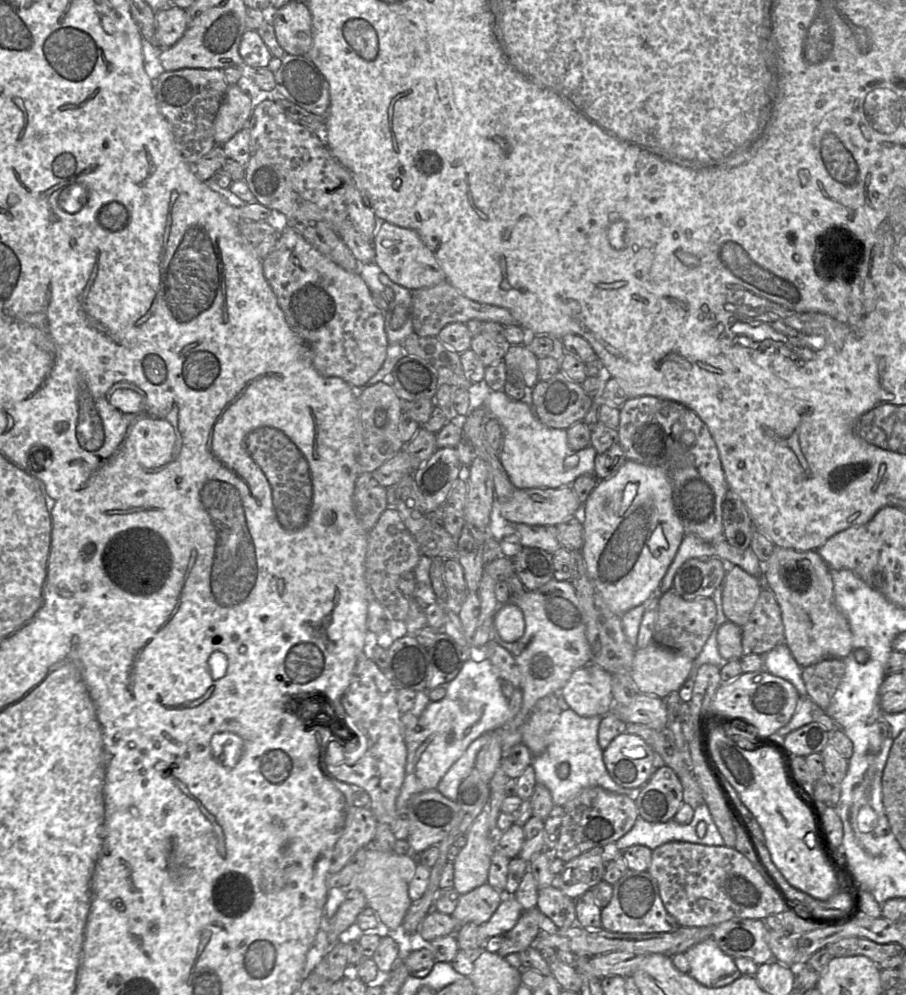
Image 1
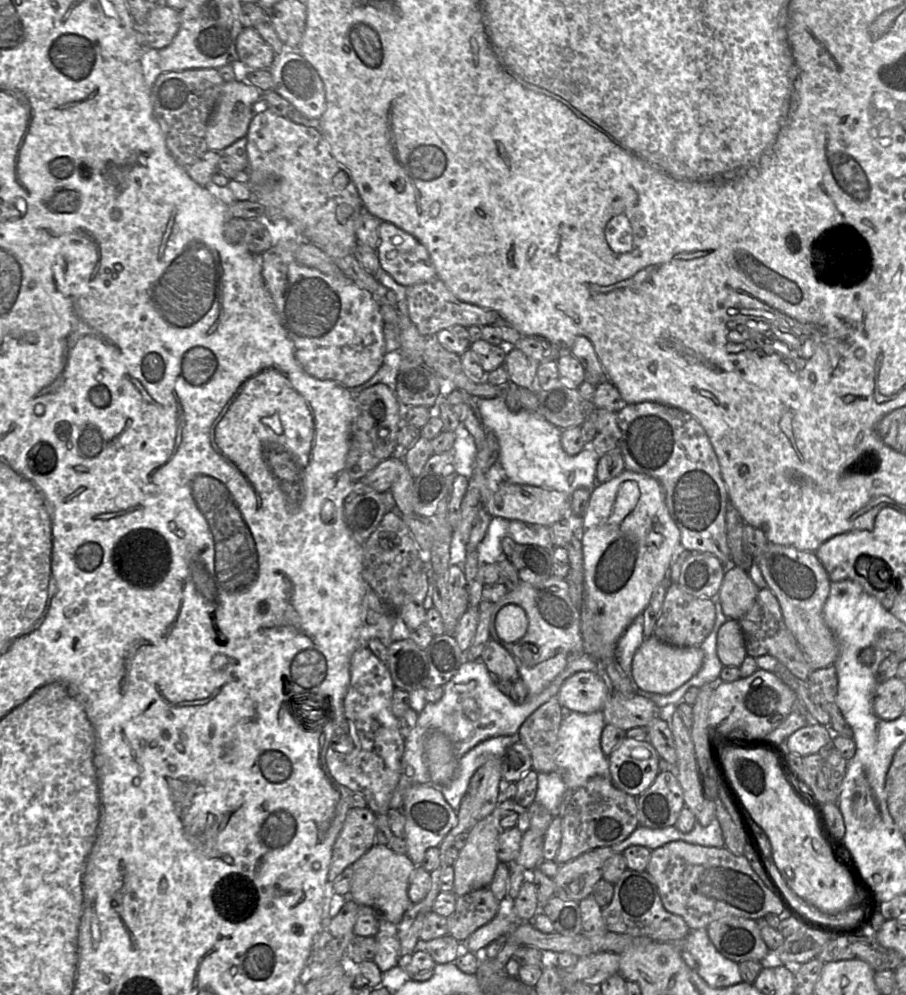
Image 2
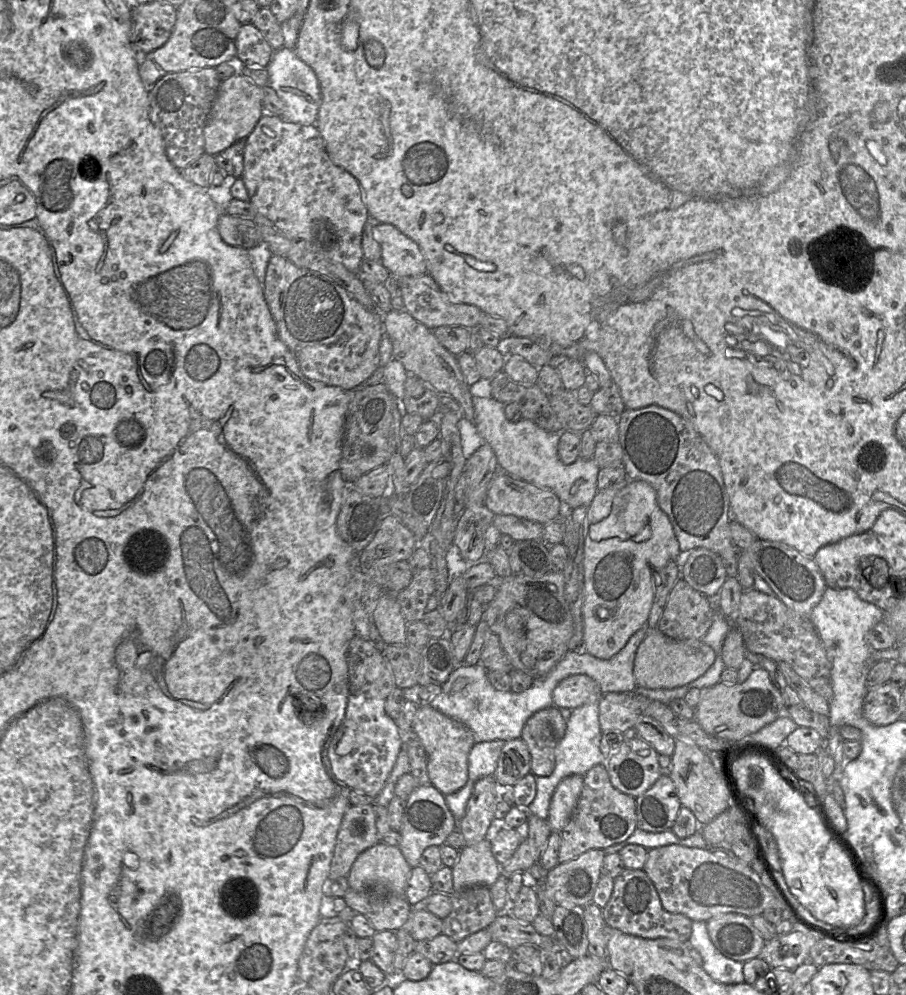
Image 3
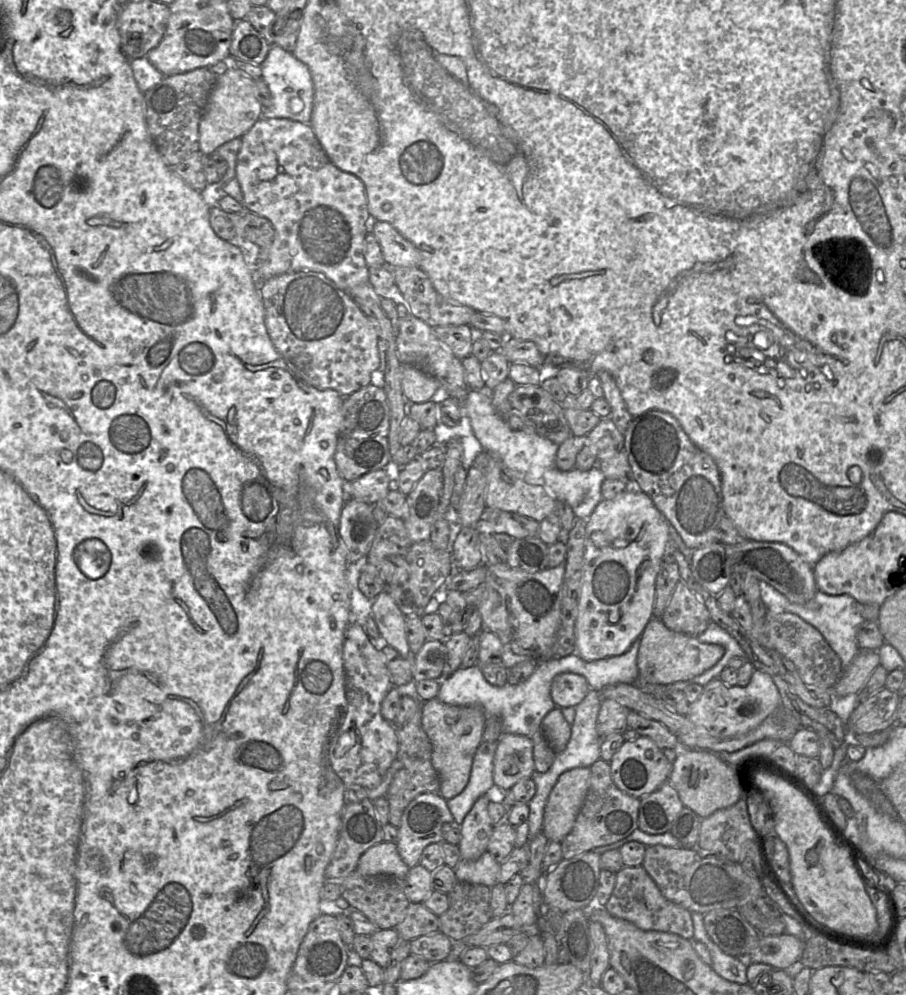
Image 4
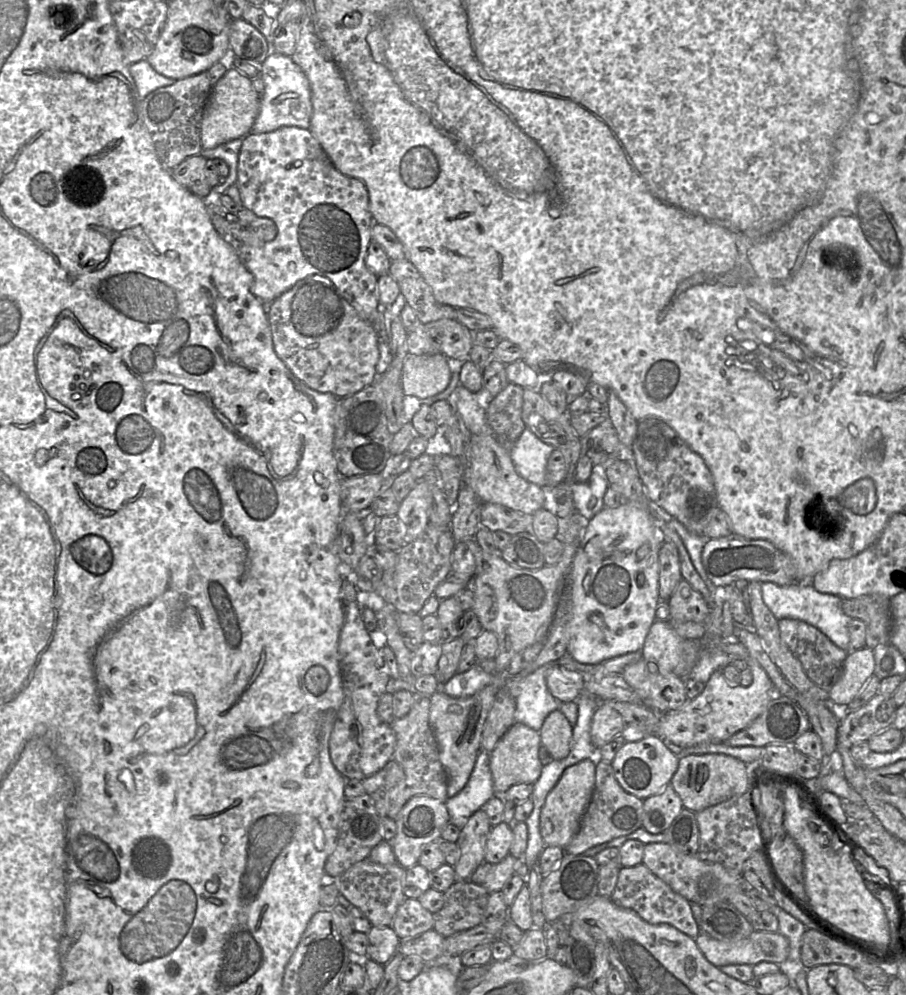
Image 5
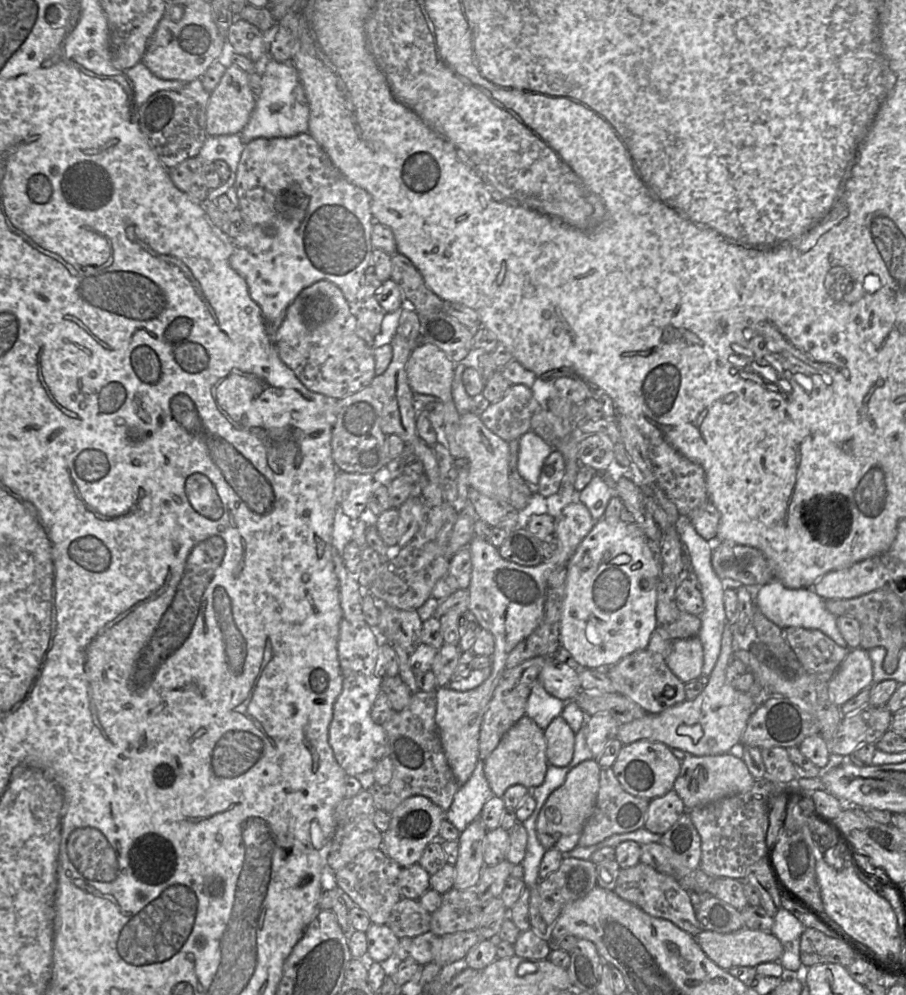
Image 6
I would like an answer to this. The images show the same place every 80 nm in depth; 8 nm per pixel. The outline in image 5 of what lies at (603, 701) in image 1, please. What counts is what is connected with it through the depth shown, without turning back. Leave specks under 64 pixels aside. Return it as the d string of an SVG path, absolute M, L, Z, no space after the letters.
M559 664L548 669L546 684L551 695L560 703L577 701L585 692L585 676Z

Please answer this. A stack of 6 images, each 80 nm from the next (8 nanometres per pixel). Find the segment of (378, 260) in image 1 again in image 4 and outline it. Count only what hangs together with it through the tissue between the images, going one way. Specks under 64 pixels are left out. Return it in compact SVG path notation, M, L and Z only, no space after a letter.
M372 222L370 232L381 246L385 266L390 268L419 266L417 248L392 225L387 222Z

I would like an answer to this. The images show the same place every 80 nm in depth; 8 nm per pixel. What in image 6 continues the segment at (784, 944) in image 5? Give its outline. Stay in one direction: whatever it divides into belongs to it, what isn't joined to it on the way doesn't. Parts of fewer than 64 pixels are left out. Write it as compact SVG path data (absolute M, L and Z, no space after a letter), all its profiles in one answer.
M746 927L726 934L700 931L695 939L708 958L726 971L738 966L756 967L761 963L779 961L784 950L780 940L771 932L752 930Z

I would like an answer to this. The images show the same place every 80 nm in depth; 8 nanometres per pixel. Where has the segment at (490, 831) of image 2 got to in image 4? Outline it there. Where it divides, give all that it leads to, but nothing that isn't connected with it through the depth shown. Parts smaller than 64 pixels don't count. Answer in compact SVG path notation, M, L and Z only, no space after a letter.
M486 851L477 860L460 860L453 868L458 882L486 885L493 887L497 884L500 863L494 860Z

